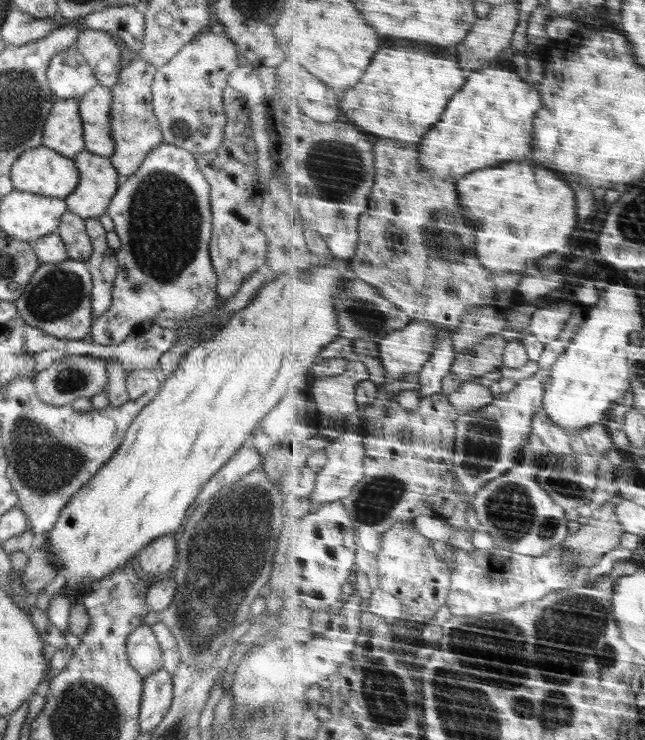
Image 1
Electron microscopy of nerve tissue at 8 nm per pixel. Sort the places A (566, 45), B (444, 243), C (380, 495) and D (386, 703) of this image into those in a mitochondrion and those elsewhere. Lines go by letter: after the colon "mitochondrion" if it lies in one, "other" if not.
A: other
B: mitochondrion
C: mitochondrion
D: mitochondrion

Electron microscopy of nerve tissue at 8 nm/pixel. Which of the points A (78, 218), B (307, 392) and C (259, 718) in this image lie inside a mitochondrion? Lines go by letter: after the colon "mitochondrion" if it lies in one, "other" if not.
A: other
B: other
C: mitochondrion

